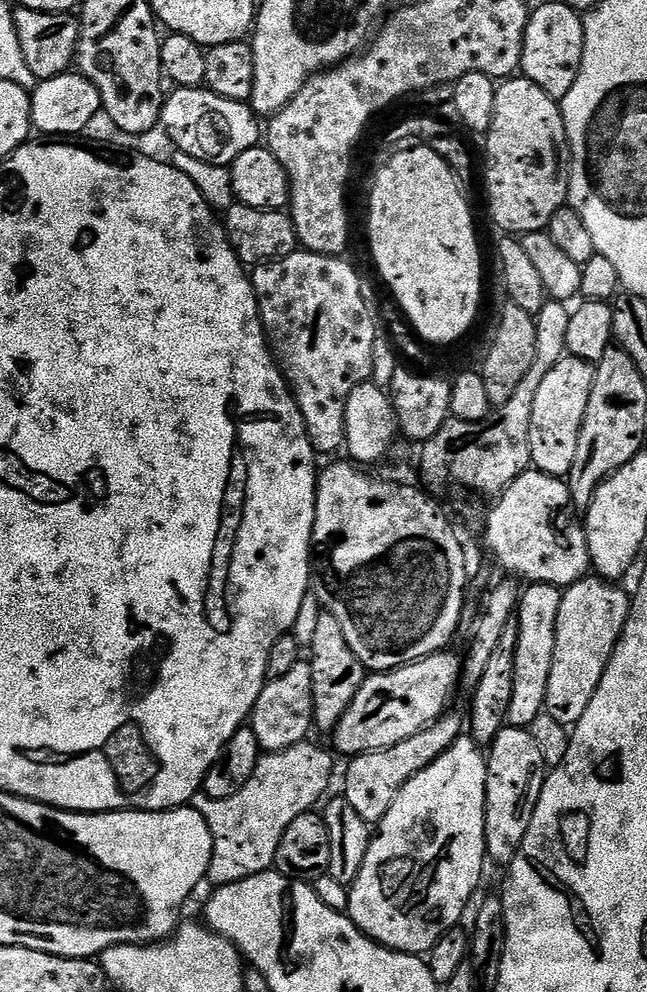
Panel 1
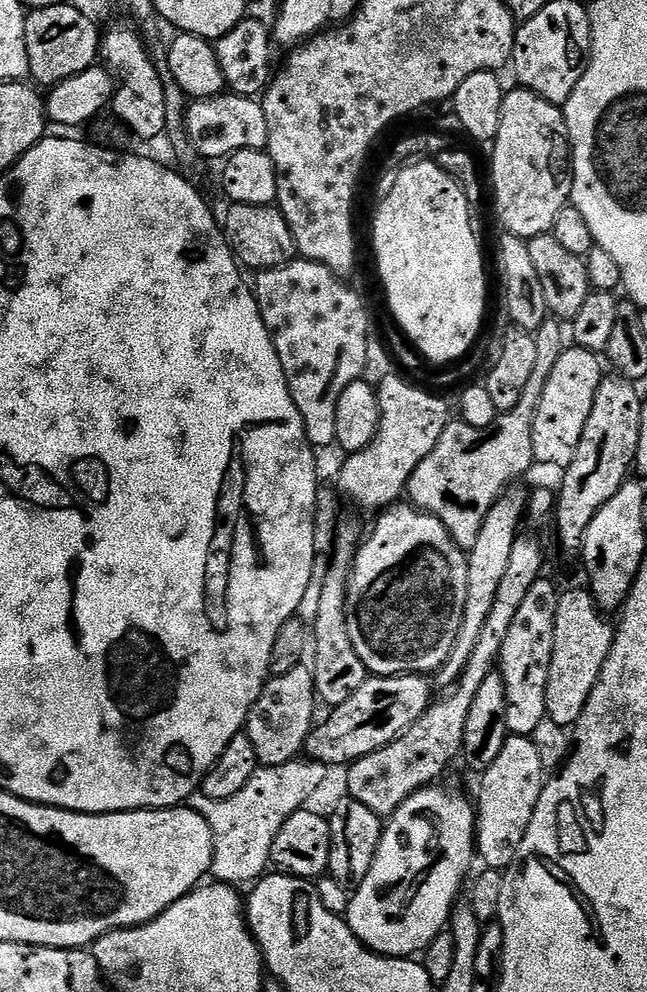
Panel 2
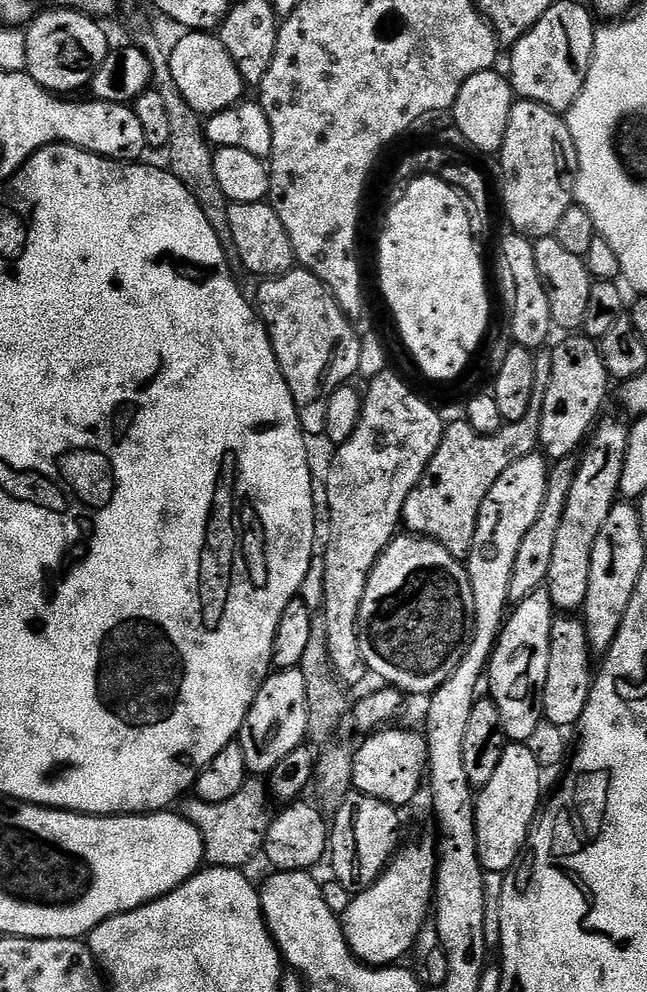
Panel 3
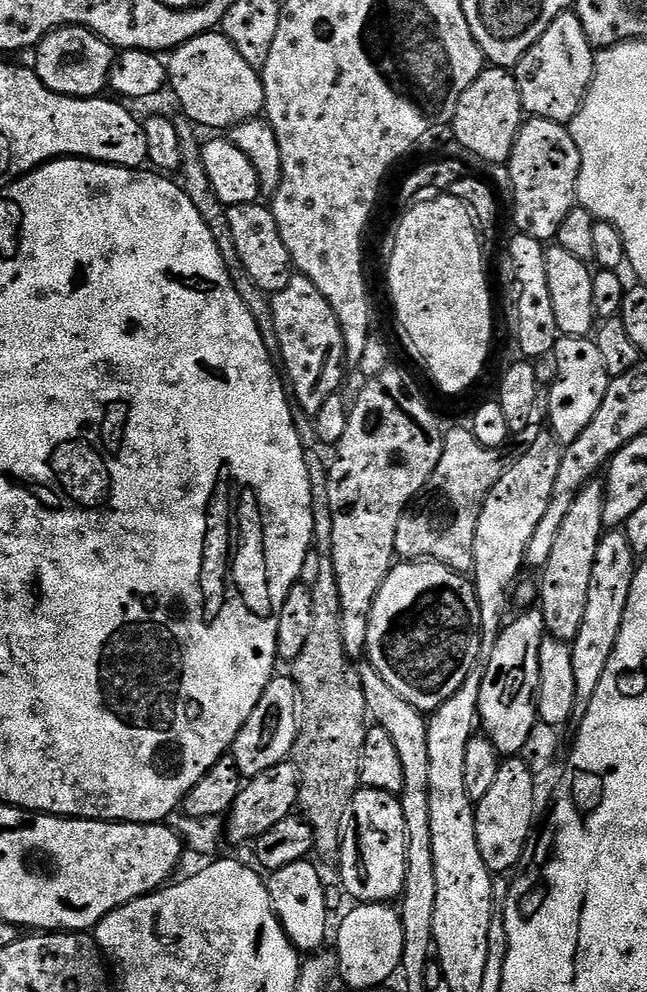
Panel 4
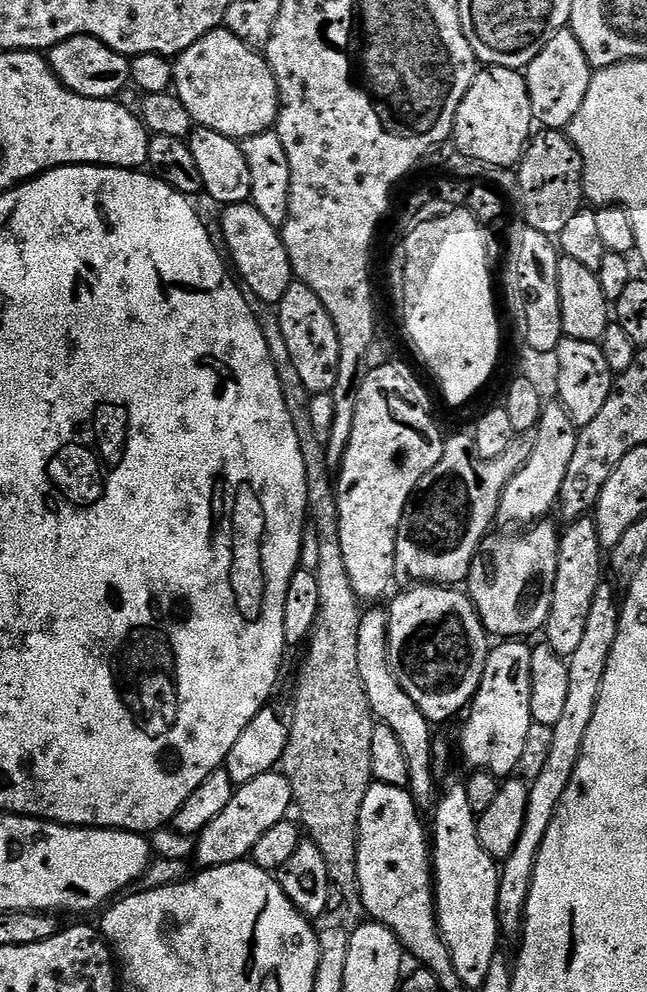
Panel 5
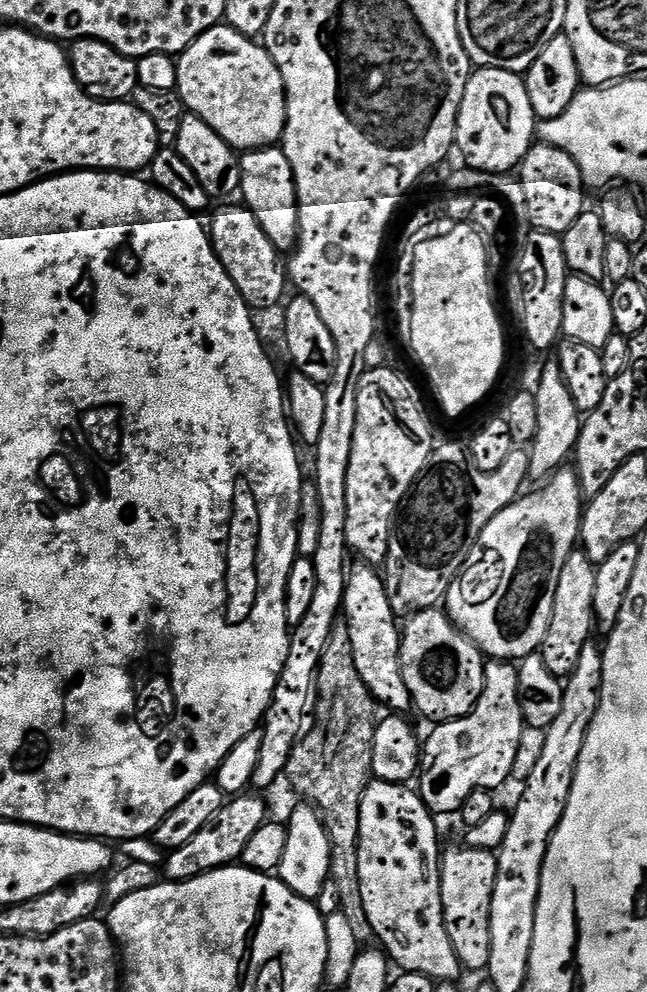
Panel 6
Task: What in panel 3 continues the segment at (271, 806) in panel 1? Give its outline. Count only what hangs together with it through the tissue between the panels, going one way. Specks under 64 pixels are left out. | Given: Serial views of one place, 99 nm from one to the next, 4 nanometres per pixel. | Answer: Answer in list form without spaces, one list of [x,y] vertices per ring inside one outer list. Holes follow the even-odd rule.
[[[249,778],[242,790],[238,790],[238,794],[234,794],[234,798],[229,798],[227,802],[211,804],[188,798],[189,800],[185,799],[179,805],[178,814],[186,818],[186,822],[193,824],[202,834],[204,858],[211,867],[243,869],[244,864],[250,863],[256,855],[261,855],[270,823],[270,792],[265,781],[263,784],[260,780],[263,779]]]

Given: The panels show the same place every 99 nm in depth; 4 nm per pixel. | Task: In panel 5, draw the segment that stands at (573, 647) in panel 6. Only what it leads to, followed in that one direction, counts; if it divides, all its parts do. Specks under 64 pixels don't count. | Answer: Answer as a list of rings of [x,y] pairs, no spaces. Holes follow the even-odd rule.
[[[576,518],[571,521],[572,525],[566,527],[560,534],[560,545],[558,546],[558,572],[554,578],[554,596],[550,606],[548,621],[543,626],[542,636],[547,644],[554,650],[554,654],[565,658],[572,656],[574,650],[578,650],[582,642],[582,634],[586,631],[586,618],[590,615],[590,605],[594,603],[594,594],[602,583],[600,567],[605,567],[606,552],[598,542],[598,530],[596,521],[592,518]]]

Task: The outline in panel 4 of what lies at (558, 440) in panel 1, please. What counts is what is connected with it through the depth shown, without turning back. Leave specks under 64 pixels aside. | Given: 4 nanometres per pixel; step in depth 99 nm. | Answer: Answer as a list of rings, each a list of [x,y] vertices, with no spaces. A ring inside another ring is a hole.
[[[561,336],[556,344],[555,360],[556,377],[552,380],[552,389],[546,392],[547,427],[561,445],[565,445],[574,442],[574,438],[590,426],[594,414],[598,414],[598,406],[602,406],[602,398],[606,398],[610,377],[595,339],[587,336]]]

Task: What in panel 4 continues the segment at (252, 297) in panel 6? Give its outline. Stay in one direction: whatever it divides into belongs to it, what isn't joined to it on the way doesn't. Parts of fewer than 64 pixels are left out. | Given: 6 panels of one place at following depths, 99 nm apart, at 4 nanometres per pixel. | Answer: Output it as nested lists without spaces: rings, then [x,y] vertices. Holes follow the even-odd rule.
[[[267,203],[228,208],[226,236],[230,244],[232,240],[232,248],[251,283],[269,294],[290,286],[290,278],[294,274],[290,250],[286,250],[286,242],[282,242],[282,234],[278,234],[278,222],[274,222],[274,214]]]

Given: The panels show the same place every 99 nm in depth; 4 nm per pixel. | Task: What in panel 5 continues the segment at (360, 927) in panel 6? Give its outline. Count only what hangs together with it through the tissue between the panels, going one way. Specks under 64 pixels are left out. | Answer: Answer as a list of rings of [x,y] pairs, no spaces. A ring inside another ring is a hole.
[[[283,346],[273,349],[272,361],[278,374],[278,382],[282,382],[282,398],[286,402],[290,422],[294,422],[294,434],[298,434],[298,450],[302,450],[302,466],[306,466],[306,498],[310,526],[316,531],[318,538],[318,566],[315,571],[319,591],[318,618],[311,636],[306,641],[308,653],[300,664],[300,685],[296,688],[296,713],[293,714],[292,720],[290,716],[286,750],[283,751],[280,770],[291,784],[293,805],[299,809],[299,821],[305,833],[310,834],[311,843],[316,844],[322,852],[331,885],[339,888],[344,897],[345,915],[348,914],[352,922],[358,922],[366,913],[357,882],[357,834],[362,801],[366,796],[366,790],[374,782],[371,769],[371,739],[374,738],[374,730],[378,723],[366,698],[366,686],[362,686],[362,674],[358,674],[358,626],[362,604],[354,594],[350,574],[346,574],[346,562],[342,562],[336,485],[330,471],[328,449],[325,444],[318,442],[314,435],[314,426],[310,423],[308,406],[310,394],[306,386],[302,386],[302,378],[298,375],[294,361]]]

